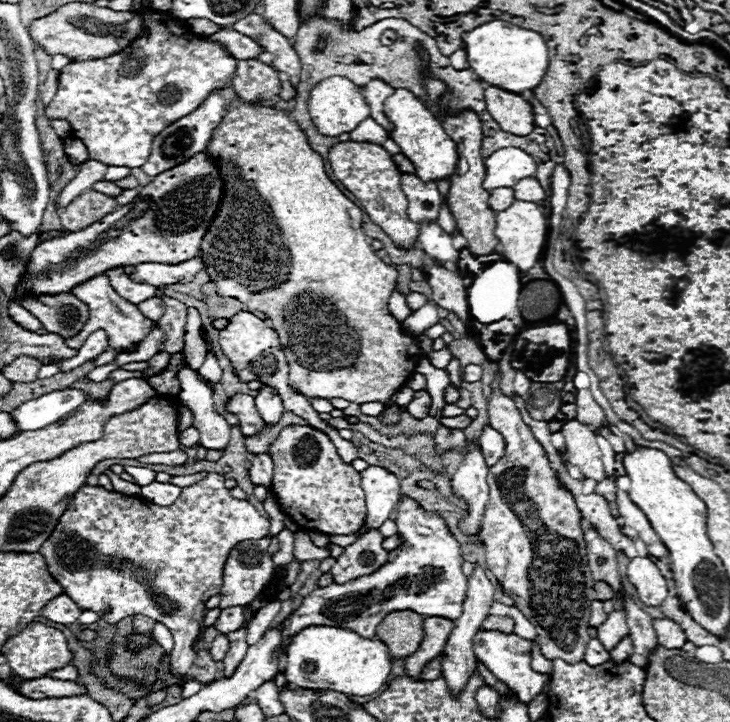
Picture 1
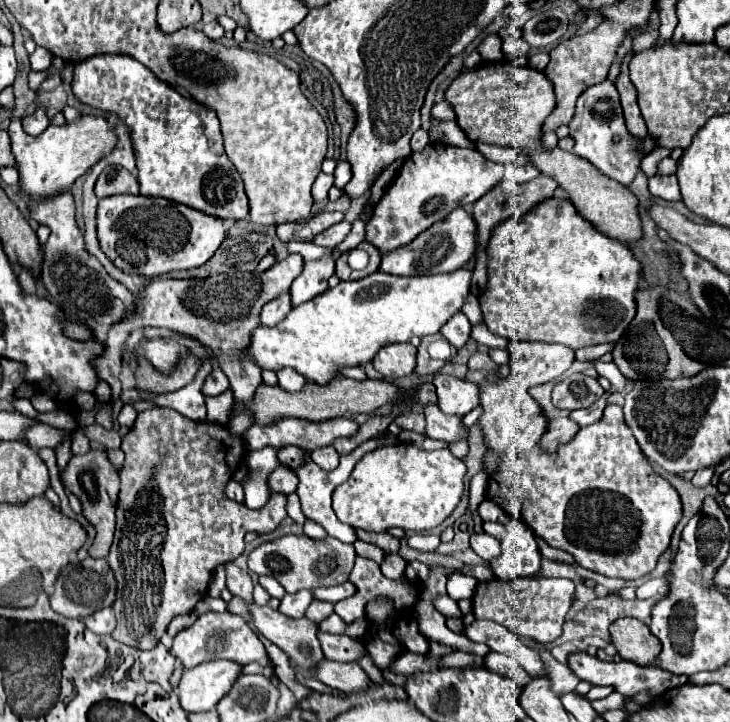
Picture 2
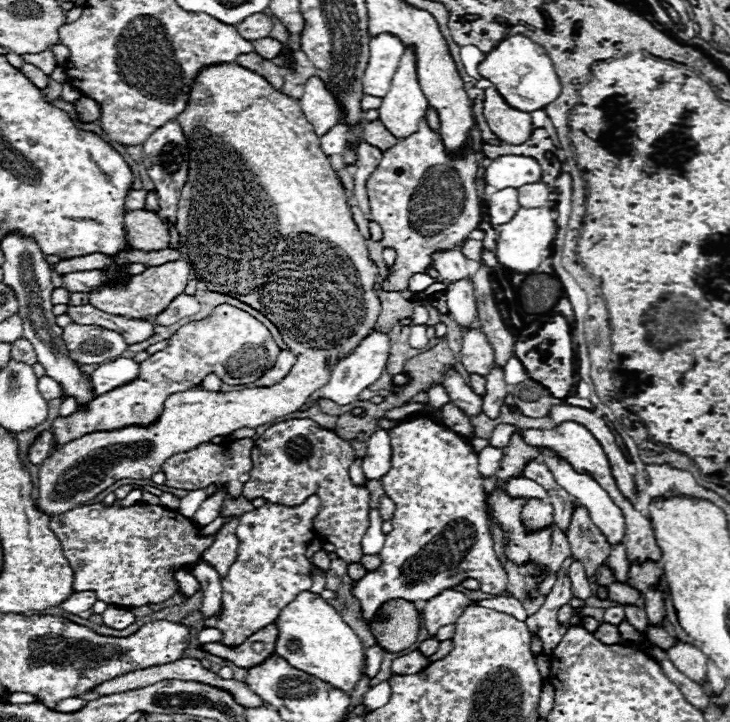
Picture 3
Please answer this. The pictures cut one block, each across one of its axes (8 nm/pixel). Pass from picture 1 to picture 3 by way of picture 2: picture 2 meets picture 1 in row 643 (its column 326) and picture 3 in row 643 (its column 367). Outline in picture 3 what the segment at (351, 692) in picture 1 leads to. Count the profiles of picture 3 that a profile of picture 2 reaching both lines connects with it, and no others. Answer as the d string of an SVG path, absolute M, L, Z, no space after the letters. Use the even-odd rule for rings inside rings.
M298 594L286 608L280 610L276 624L280 628L276 640L276 654L280 658L286 658L286 662L290 662L290 666L294 666L296 670L312 674L344 692L352 690L356 682L364 676L366 648L362 640L318 594Z

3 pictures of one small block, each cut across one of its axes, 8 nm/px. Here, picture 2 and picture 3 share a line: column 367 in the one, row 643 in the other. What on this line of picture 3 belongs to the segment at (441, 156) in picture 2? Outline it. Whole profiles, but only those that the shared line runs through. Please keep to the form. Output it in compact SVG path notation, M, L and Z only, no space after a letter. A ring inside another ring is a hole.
M310 496L300 506L264 504L238 518L236 534L240 538L238 558L230 566L226 578L222 578L222 616L208 618L206 624L224 632L222 644L240 646L248 636L272 624L282 606L290 604L302 590L310 590L310 568L314 566L306 558L306 544L316 536L312 520L318 514L320 500Z

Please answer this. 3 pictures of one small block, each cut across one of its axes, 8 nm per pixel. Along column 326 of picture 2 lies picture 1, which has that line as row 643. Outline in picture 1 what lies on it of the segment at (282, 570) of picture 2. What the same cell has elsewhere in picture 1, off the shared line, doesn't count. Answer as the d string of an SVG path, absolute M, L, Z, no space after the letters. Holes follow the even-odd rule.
M496 370L494 380L490 382L492 396L488 400L490 424L506 438L506 452L494 466L488 468L488 502L484 508L482 520L482 540L486 546L486 562L492 574L498 578L500 586L516 602L520 612L534 624L536 642L544 658L566 658L566 662L578 662L584 658L584 648L590 640L588 622L590 622L590 602L596 598L594 580L588 568L586 542L582 530L580 510L570 492L558 486L556 474L548 464L548 458L532 436L530 428L522 422L520 412L510 396L504 396L500 390L500 370Z

